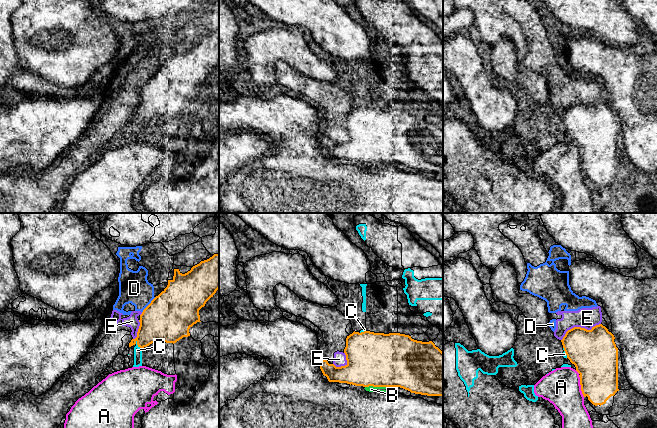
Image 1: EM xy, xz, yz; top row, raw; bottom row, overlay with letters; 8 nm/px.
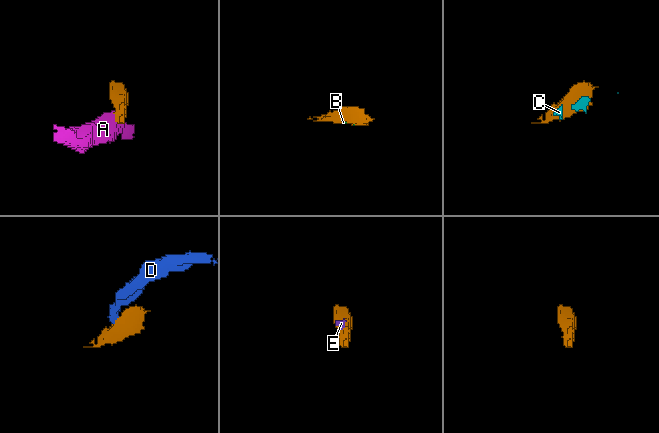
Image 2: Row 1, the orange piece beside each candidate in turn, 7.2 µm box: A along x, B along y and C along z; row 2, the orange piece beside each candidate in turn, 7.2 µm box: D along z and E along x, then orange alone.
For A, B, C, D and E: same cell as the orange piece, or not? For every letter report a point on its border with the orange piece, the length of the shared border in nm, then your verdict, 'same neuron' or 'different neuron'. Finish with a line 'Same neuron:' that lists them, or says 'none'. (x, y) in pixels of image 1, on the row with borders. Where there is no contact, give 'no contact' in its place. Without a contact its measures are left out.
A: meets orange in yz at (581, 386); contact 180 nm long; different neuron
B: meets orange in xz at (380, 386); contact 240 nm long; different neuron
C: meets orange in xy at (137, 344); contact 80 nm long; different neuron
D: meets orange in xy at (148, 305); contact 170 nm long; different neuron
E: meets orange in yz at (579, 327); contact 340 nm long; different neuron
Same neuron: none

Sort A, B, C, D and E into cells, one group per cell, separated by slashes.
A / B / C / D E

